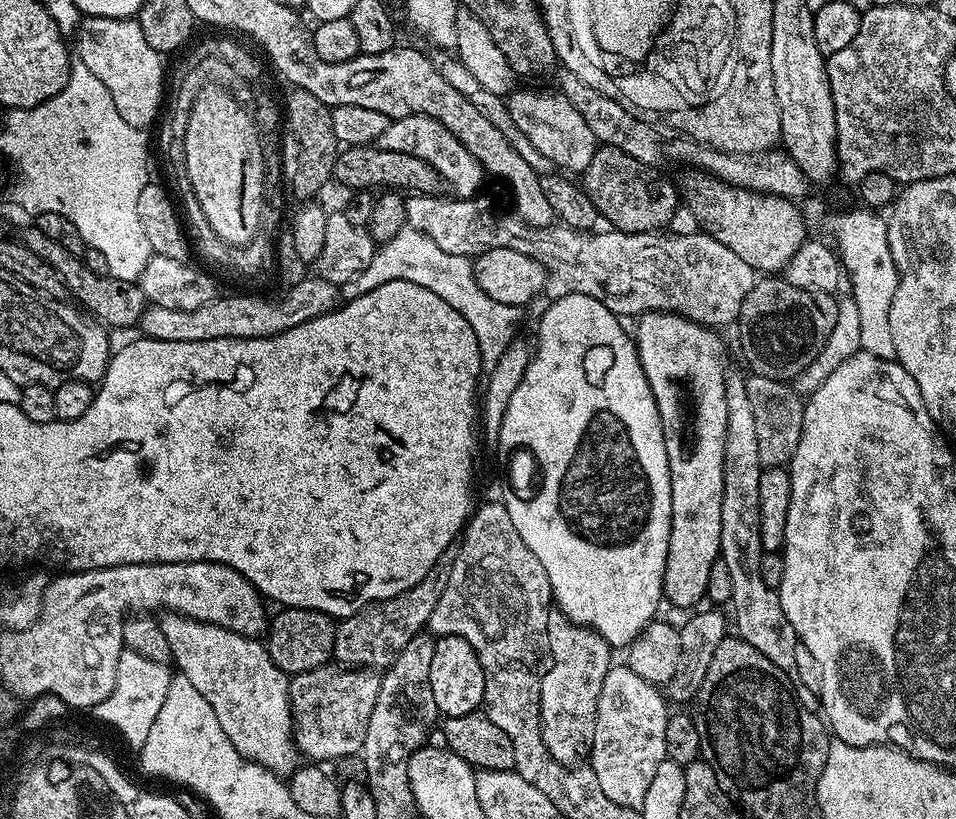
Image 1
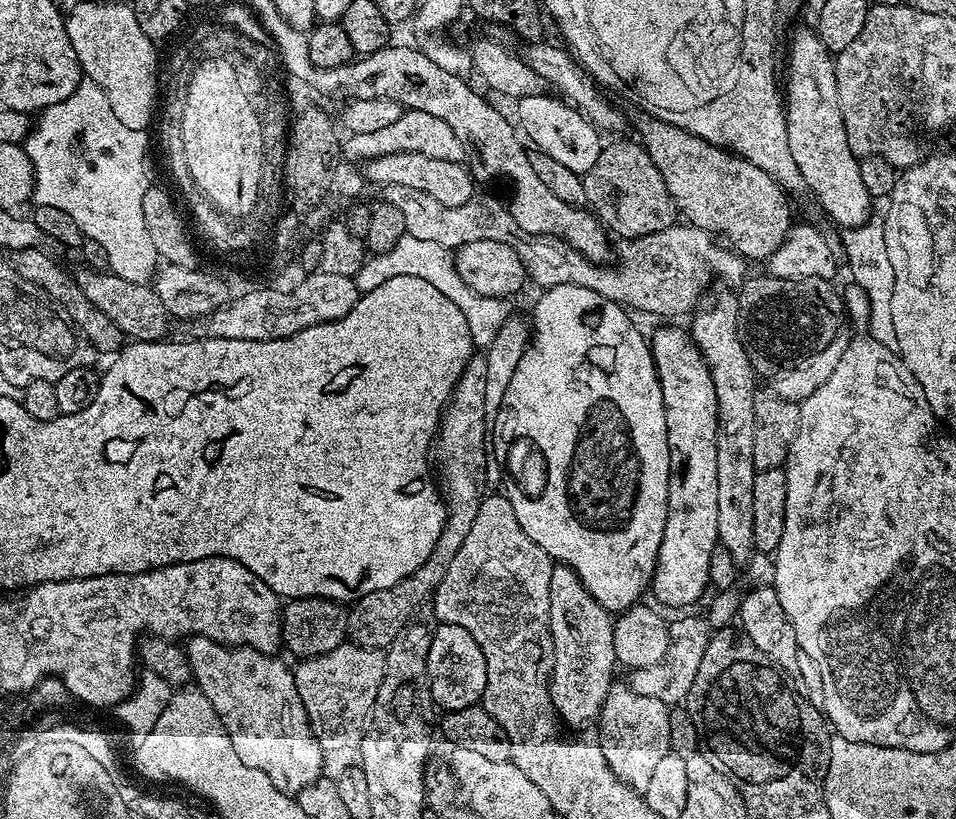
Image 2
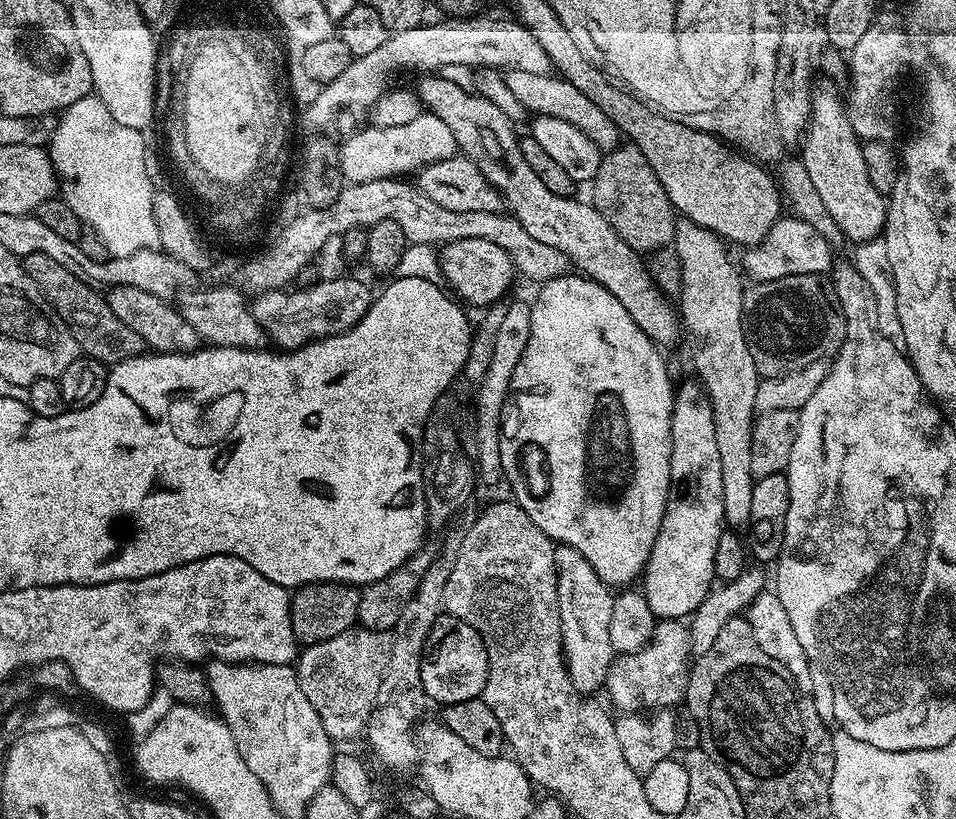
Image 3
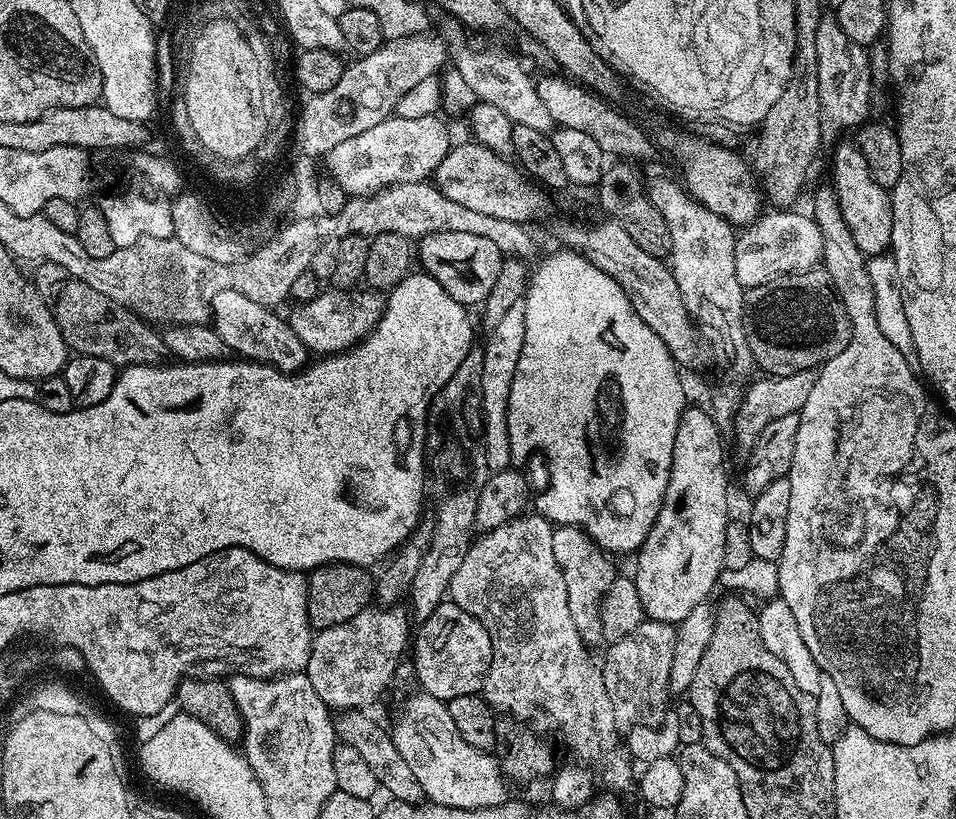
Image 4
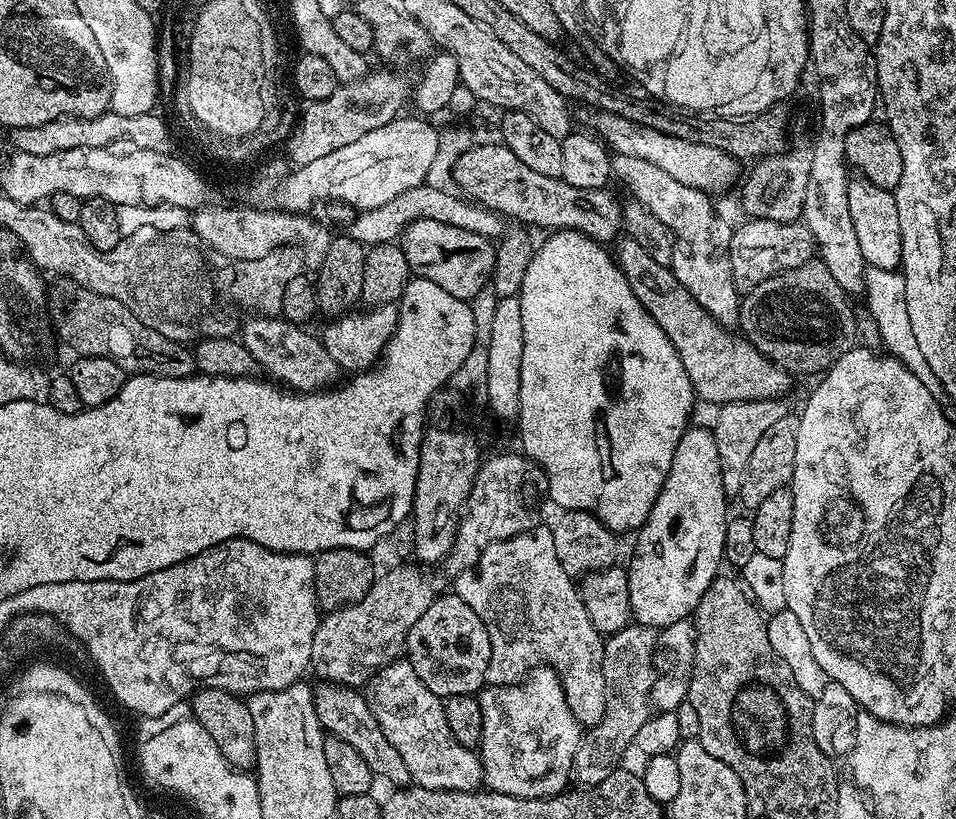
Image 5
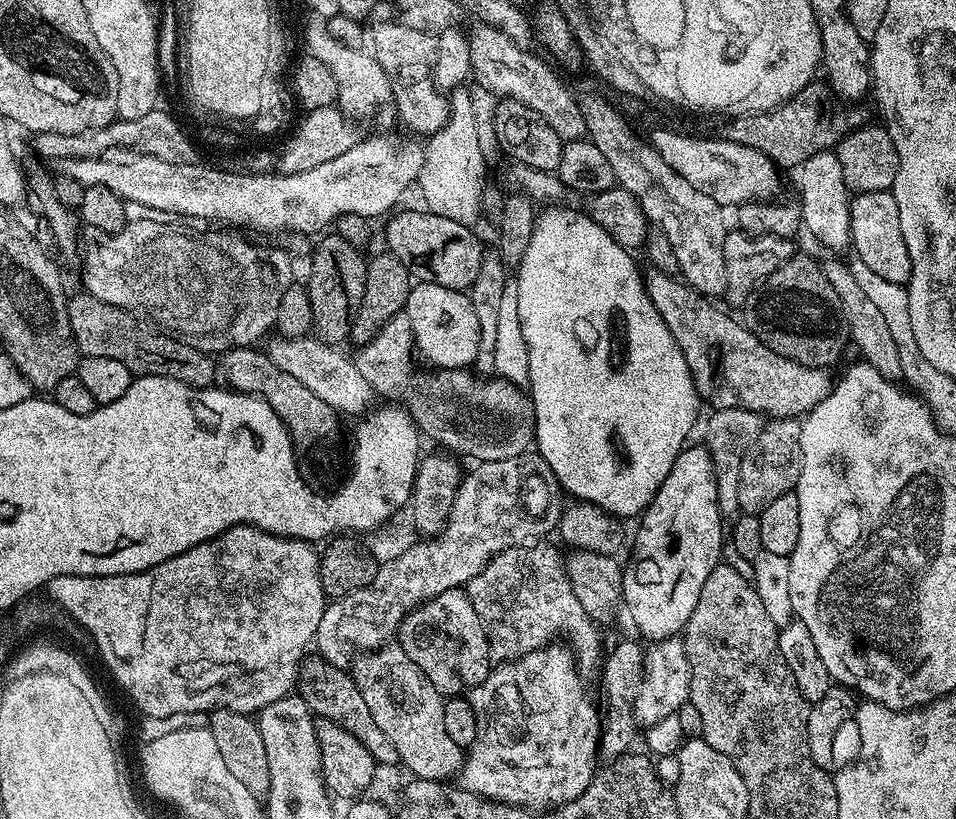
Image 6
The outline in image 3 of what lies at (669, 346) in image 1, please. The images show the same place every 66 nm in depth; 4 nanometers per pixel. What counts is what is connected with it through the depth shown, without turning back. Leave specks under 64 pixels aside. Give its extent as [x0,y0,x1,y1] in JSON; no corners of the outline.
[642,383,725,620]

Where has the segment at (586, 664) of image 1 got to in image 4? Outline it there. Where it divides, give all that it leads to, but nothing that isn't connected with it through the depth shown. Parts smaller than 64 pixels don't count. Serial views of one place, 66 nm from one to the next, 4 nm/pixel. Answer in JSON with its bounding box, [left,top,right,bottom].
[553,524,618,645]

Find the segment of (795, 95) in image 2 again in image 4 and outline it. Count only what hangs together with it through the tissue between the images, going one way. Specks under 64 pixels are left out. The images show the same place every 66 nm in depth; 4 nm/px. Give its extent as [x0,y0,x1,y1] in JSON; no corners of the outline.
[830,142,894,257]

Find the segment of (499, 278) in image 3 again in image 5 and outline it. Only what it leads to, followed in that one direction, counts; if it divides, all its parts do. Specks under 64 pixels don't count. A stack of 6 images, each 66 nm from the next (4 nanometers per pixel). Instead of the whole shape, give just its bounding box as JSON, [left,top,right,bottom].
[398,218,496,301]

